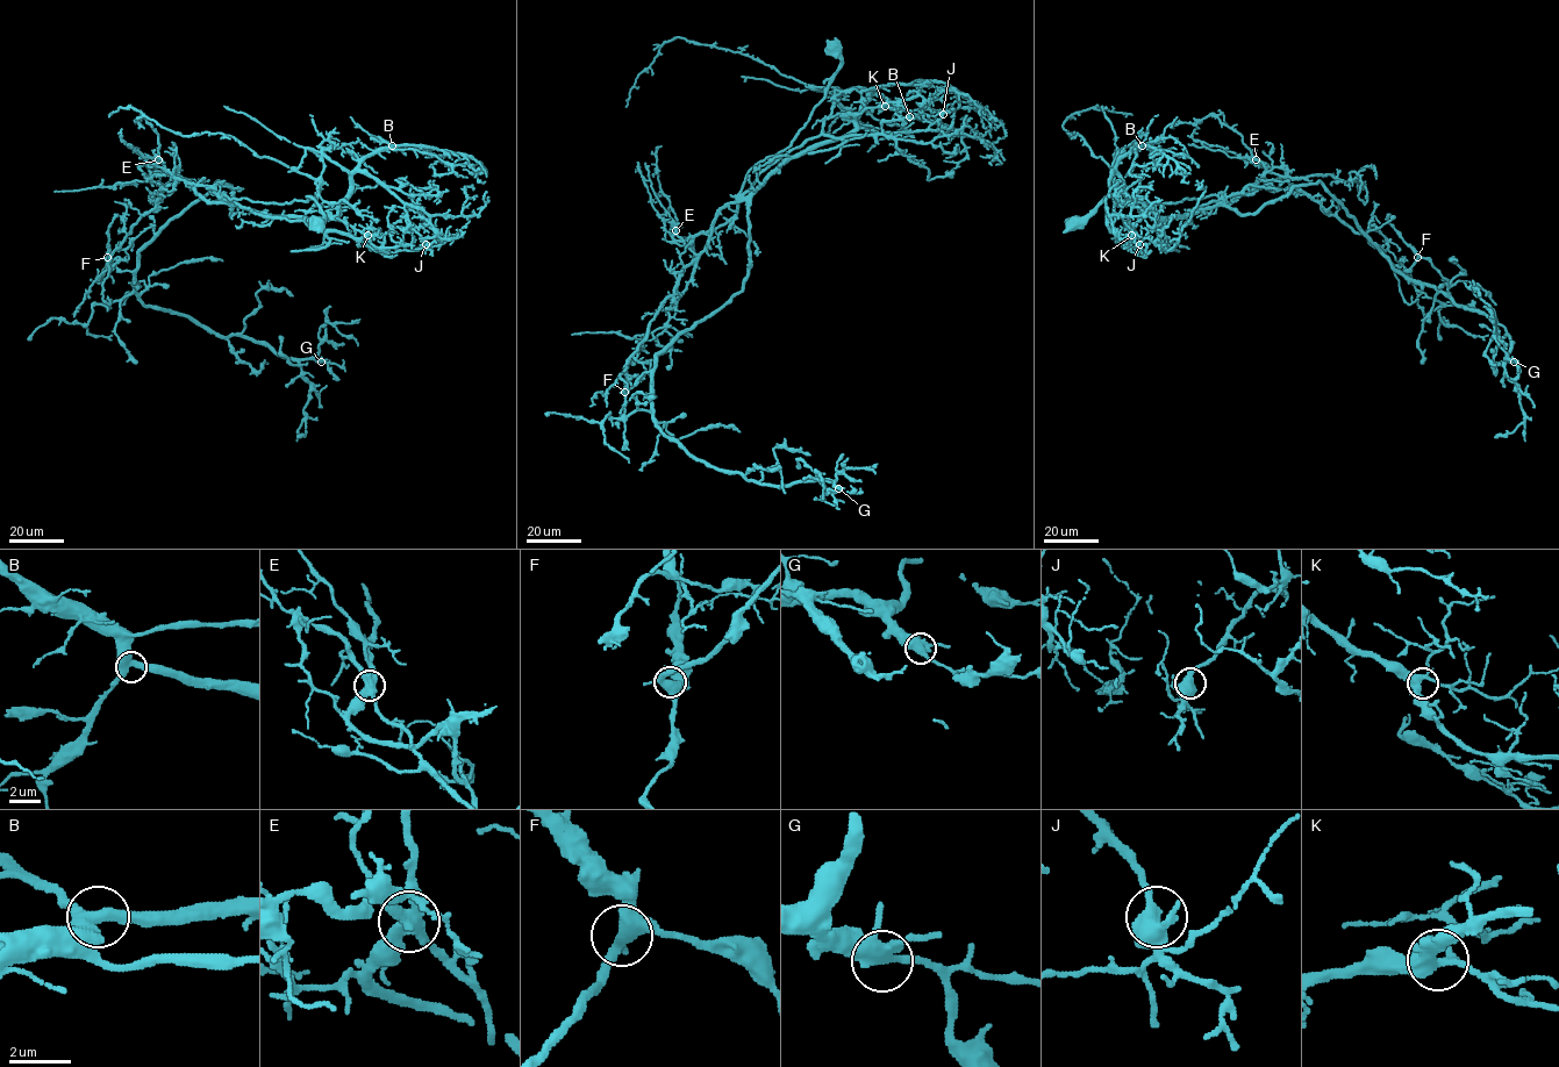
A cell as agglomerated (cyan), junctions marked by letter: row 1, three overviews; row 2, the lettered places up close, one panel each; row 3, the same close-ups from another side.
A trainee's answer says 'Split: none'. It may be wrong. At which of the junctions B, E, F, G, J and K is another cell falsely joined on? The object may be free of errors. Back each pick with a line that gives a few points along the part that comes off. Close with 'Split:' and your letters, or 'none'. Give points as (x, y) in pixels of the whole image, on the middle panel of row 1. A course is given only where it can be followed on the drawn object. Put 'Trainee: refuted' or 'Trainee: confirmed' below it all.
E: Course of the part to remove: (676, 230), (685, 241), (724, 224), (762, 172), (820, 134), (837, 88), (676, 36), (626, 107)
Split: E
Trainee: refuted

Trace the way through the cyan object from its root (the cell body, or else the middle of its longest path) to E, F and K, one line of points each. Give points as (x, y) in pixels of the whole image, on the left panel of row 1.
E: (315, 222), (323, 213), (312, 197), (283, 203), (230, 200), (212, 187), (174, 178), (158, 159)
F: (315, 222), (312, 197), (223, 195), (230, 214), (233, 188), (217, 181), (134, 270), (107, 257)
K: (315, 222), (323, 213), (312, 197), (283, 203), (220, 197), (270, 215), (333, 217), (337, 210), (367, 235)

